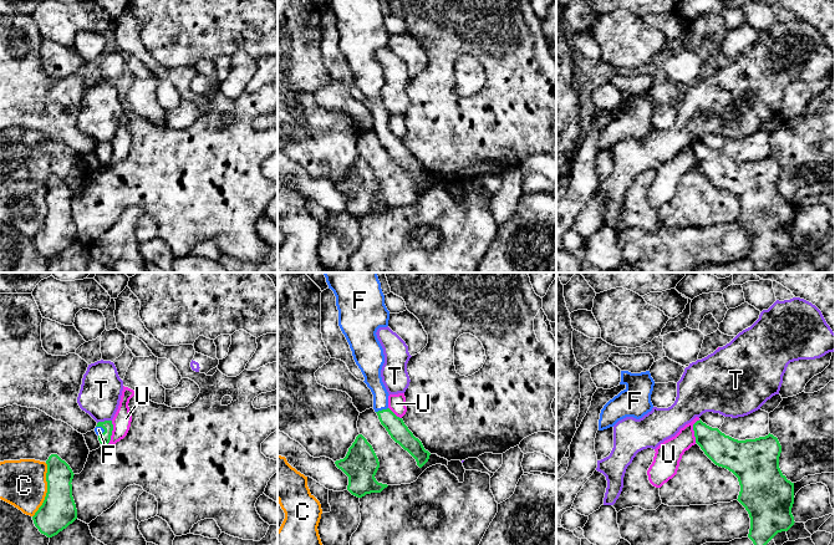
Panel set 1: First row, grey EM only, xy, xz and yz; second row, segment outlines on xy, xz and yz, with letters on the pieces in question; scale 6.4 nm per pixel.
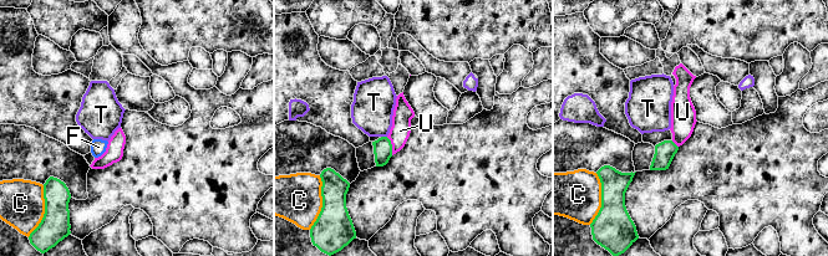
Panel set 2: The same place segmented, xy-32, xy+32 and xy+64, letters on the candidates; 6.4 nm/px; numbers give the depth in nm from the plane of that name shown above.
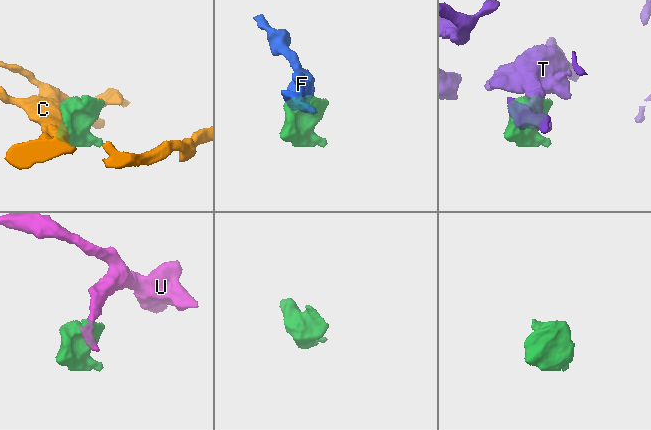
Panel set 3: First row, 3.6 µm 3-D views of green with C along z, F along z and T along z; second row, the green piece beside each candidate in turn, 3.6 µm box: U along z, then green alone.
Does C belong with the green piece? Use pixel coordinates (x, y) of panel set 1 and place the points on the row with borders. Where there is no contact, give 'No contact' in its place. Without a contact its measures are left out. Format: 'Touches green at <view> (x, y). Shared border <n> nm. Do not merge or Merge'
Touches green at xy (47, 490). Shared border 360 nm. Do not merge

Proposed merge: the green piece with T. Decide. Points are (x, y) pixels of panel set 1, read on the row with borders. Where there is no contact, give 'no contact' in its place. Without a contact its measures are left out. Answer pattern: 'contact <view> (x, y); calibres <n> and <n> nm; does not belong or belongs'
contact xy (105, 421); calibres 70 and 260 nm; does not belong

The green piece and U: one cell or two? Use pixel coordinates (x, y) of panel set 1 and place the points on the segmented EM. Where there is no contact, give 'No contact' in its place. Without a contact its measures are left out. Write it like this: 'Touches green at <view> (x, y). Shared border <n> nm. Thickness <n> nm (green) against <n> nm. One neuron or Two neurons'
Touches green at xy (111, 433). Shared border 180 nm. Thickness 70 nm (green) against 120 nm. Two neurons

